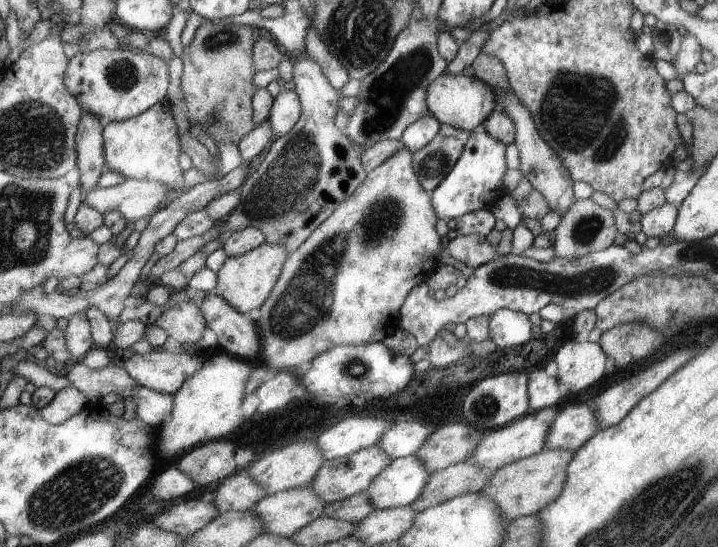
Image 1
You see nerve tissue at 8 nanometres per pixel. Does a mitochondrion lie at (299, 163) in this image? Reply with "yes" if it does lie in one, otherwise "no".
yes

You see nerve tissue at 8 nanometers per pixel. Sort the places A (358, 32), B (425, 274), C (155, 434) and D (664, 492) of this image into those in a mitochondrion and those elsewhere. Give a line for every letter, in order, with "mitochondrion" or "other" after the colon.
A: mitochondrion
B: other
C: other
D: mitochondrion

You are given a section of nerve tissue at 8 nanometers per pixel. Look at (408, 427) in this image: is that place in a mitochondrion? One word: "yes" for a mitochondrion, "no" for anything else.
no

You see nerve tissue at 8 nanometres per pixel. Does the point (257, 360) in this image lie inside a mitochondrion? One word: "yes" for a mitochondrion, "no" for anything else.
no

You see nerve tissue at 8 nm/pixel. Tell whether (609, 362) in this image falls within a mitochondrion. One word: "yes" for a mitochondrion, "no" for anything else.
no

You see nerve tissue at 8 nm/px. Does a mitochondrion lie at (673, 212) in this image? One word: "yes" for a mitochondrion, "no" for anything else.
no

